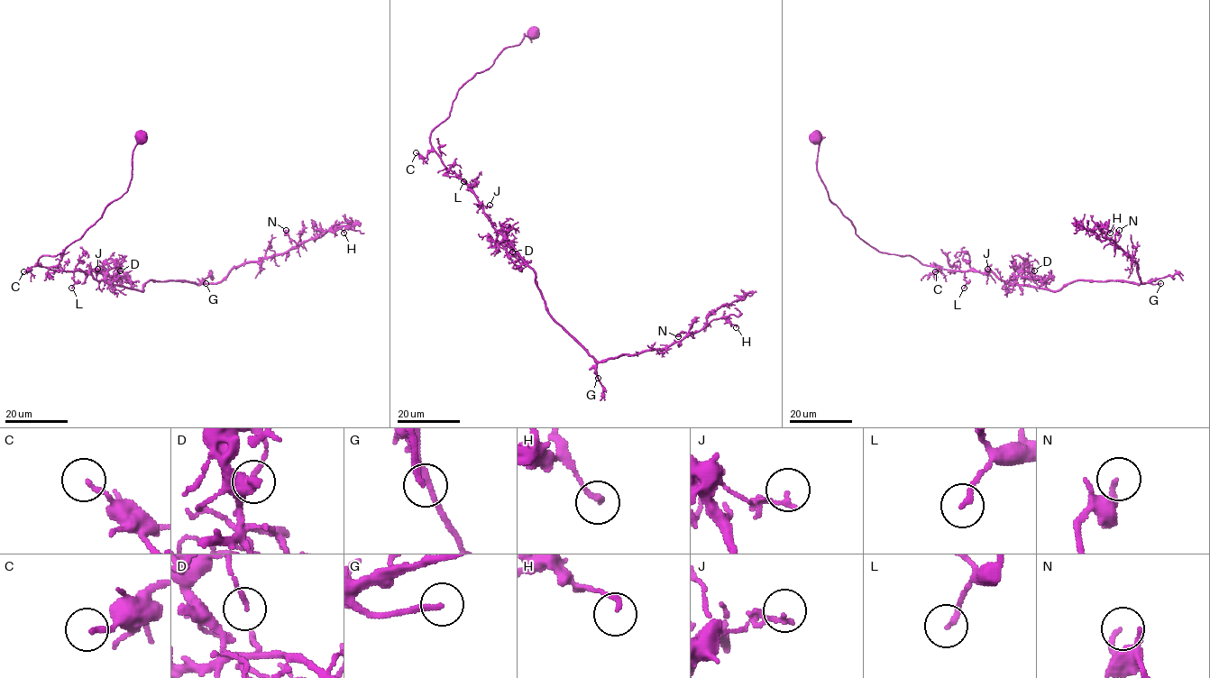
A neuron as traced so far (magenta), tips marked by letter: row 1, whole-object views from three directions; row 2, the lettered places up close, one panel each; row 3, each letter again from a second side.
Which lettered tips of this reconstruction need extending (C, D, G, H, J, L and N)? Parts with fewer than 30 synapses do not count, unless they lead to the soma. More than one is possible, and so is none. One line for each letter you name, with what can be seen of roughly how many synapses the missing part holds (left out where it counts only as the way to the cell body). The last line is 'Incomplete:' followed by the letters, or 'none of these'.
G: 30 syn
Incomplete: G

